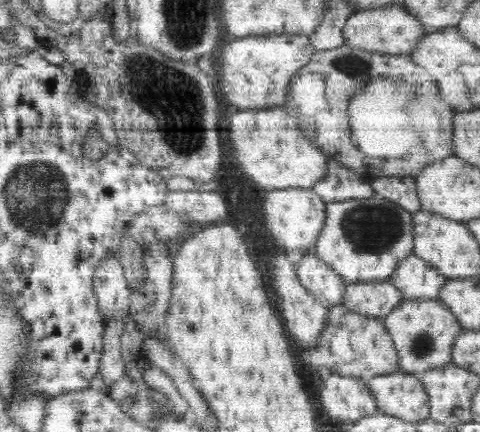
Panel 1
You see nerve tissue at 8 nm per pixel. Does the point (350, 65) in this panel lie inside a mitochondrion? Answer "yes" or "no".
yes

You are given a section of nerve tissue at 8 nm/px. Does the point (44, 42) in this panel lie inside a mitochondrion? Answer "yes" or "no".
no

